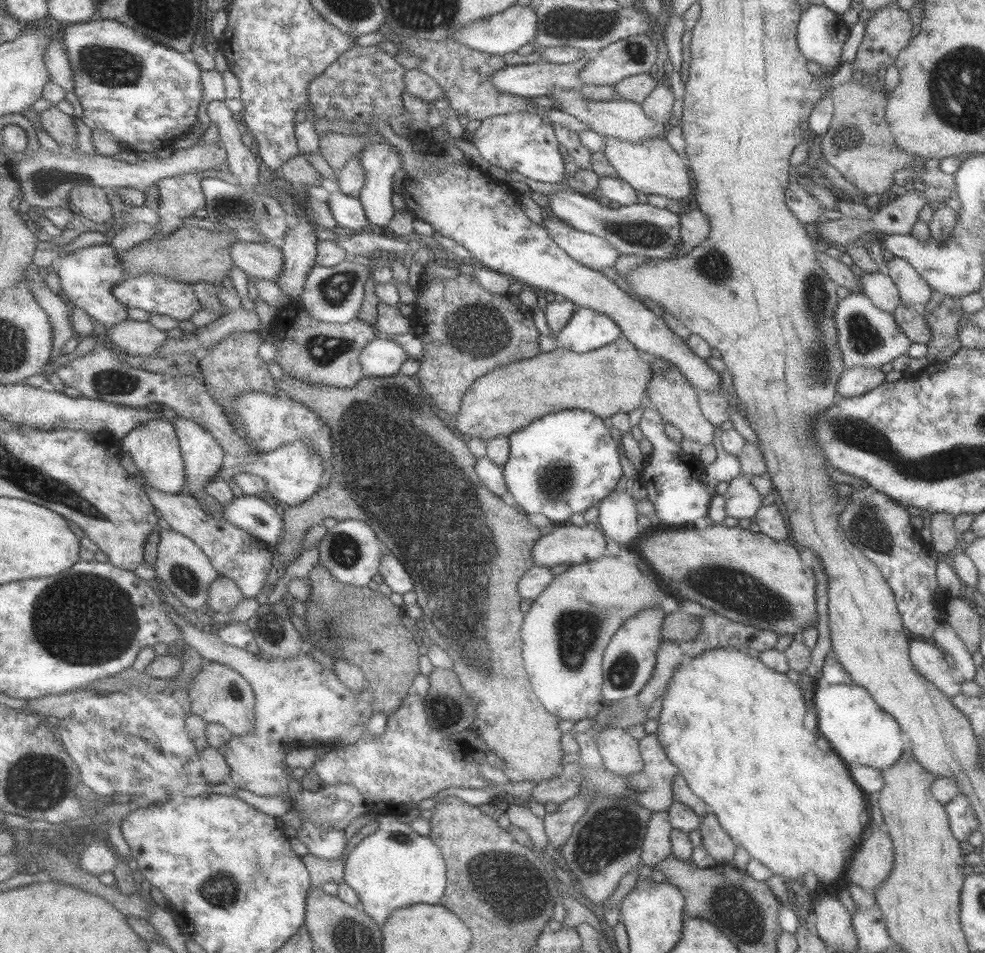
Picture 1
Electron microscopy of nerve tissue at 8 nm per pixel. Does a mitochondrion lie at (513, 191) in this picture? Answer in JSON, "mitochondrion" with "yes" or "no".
{"mitochondrion":"no"}

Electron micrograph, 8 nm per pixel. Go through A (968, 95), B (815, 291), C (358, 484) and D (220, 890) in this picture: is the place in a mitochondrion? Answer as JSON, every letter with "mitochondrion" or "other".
{"A":"mitochondrion","B":"mitochondrion","C":"mitochondrion","D":"mitochondrion"}

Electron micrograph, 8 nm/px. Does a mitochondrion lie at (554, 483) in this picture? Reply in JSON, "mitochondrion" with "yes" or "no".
{"mitochondrion":"yes"}

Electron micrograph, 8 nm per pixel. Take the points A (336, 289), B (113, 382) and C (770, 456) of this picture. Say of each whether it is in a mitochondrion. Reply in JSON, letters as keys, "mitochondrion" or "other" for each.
{"A":"mitochondrion","B":"mitochondrion","C":"other"}

